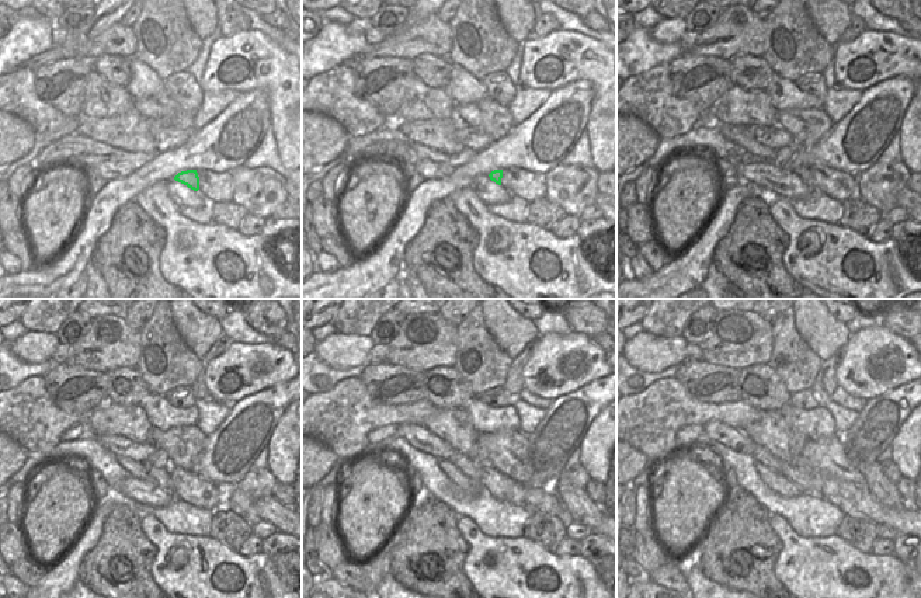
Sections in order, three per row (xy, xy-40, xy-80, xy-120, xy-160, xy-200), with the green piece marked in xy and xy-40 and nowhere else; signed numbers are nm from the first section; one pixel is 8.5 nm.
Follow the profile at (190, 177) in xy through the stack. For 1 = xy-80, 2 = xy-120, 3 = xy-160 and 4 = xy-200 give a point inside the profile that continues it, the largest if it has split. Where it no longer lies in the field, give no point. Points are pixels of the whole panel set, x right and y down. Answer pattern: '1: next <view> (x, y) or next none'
1: next xy-80 (805, 173)
2: next xy-120 (162, 476)
3: next xy-160 (468, 466)
4: next xy-200 (761, 454)

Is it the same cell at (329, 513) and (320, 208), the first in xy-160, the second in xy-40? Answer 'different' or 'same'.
different

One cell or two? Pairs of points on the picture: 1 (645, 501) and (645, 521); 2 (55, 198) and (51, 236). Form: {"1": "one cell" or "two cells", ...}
{"1": "one cell", "2": "one cell"}

